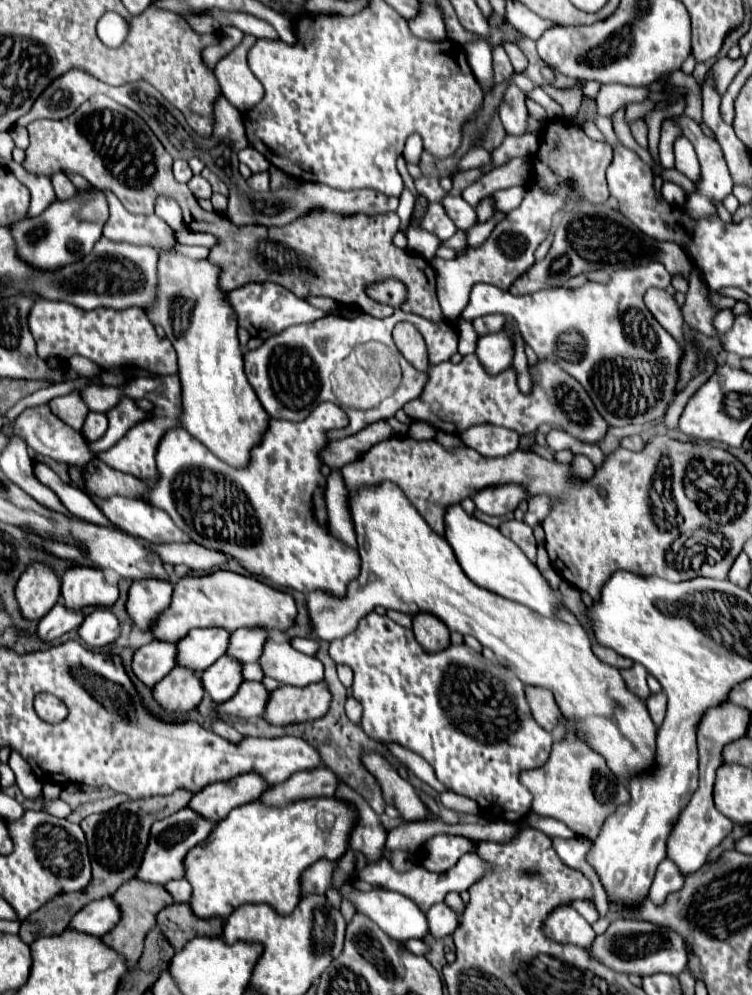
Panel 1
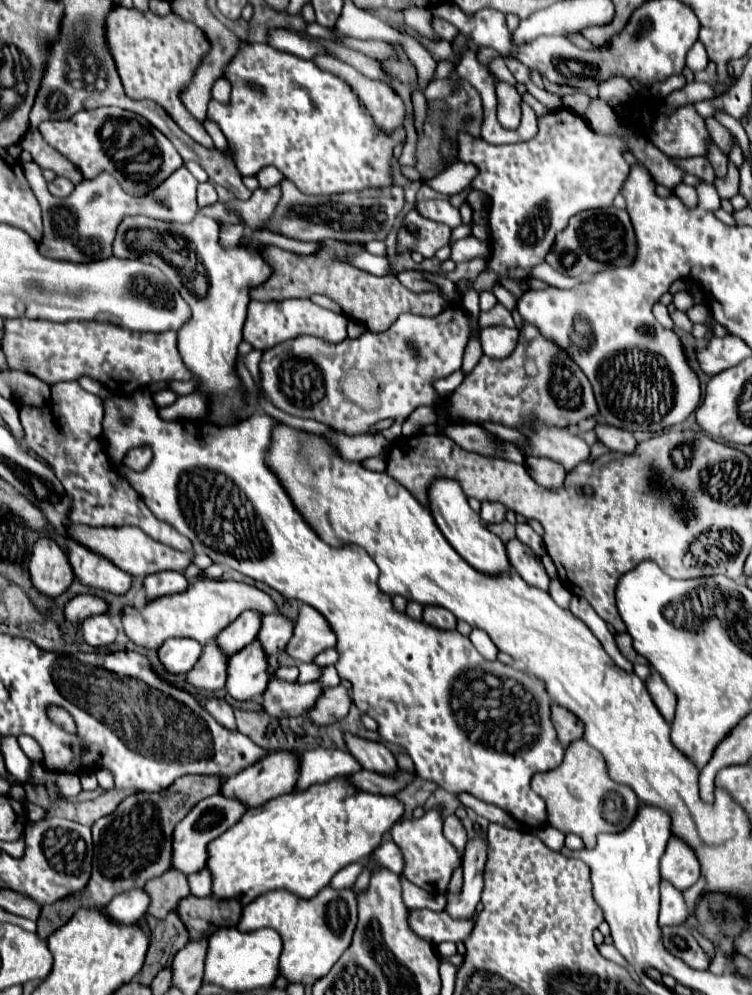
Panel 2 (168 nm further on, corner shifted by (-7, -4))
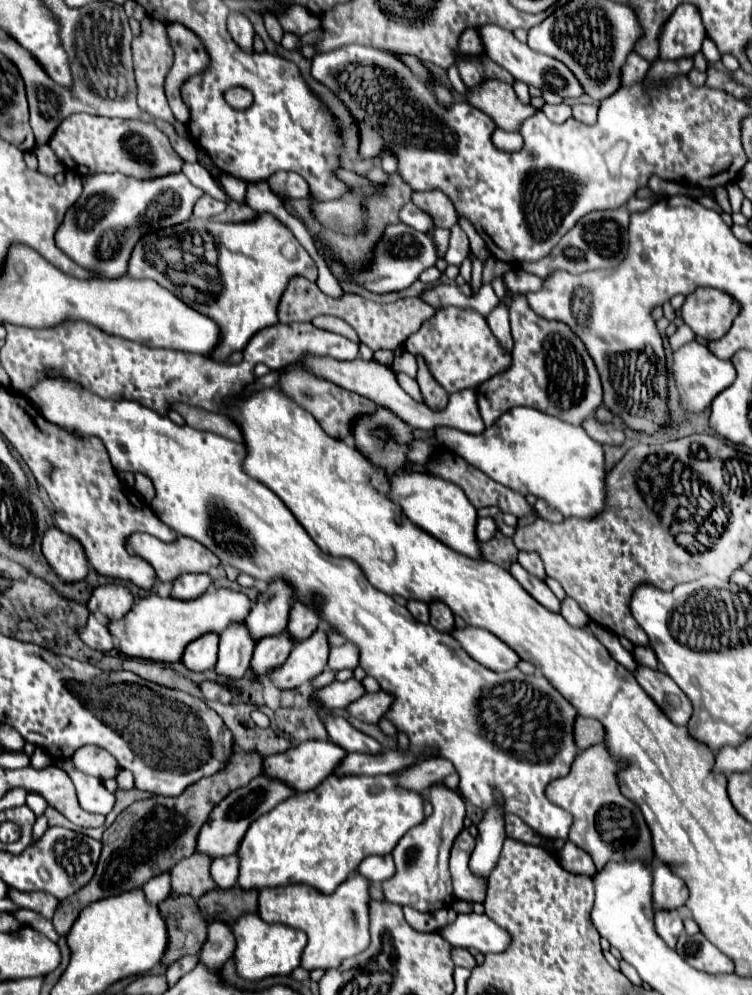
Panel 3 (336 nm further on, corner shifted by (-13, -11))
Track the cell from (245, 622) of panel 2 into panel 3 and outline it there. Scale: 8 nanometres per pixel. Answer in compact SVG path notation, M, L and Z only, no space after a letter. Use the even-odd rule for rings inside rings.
M271 582L271 586L261 588L259 598L245 620L249 636L255 642L267 636L281 634L287 628L287 612L291 596L293 590L285 582Z

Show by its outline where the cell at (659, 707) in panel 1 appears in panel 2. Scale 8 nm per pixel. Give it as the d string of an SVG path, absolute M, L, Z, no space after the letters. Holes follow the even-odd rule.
M651 669L651 675L647 677L645 685L647 685L647 691L649 691L651 699L655 701L657 709L665 717L665 721L671 723L675 717L675 705L677 705L675 693L669 689L669 685L665 685L663 677L659 677L659 673L655 669Z

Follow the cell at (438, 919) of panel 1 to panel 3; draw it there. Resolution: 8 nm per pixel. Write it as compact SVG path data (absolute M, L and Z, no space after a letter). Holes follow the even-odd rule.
M493 806L485 812L485 818L479 822L477 846L469 860L469 868L477 878L489 880L499 860L505 838L507 836L503 830L503 812L499 806Z

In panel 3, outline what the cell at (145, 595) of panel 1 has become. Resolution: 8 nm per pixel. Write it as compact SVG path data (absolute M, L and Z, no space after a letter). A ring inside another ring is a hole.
M183 574L173 582L171 596L177 600L191 600L201 596L211 584L209 574Z

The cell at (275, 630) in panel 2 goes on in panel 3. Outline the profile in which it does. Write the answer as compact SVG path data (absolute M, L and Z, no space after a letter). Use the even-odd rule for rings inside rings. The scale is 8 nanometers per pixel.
M295 602L295 606L289 612L289 624L287 624L287 634L291 636L291 640L301 642L307 636L311 636L315 632L315 628L319 626L321 618L317 614L315 606L305 606L303 602Z

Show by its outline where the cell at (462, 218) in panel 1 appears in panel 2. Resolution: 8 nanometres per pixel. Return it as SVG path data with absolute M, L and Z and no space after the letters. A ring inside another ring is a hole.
M431 199L431 201L417 201L415 203L417 213L421 213L421 217L429 217L431 221L437 223L445 223L449 227L457 227L461 225L461 215L455 207L451 207L451 203L447 199Z

